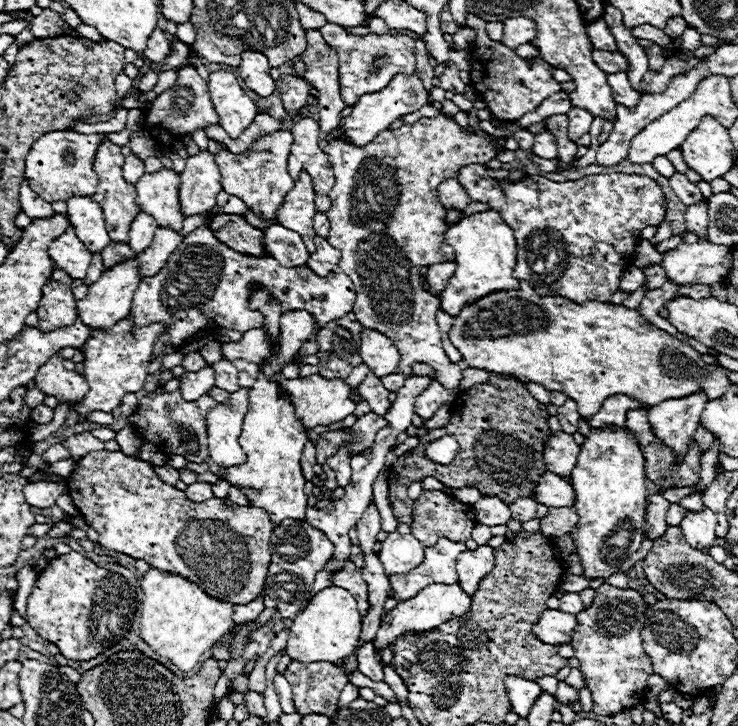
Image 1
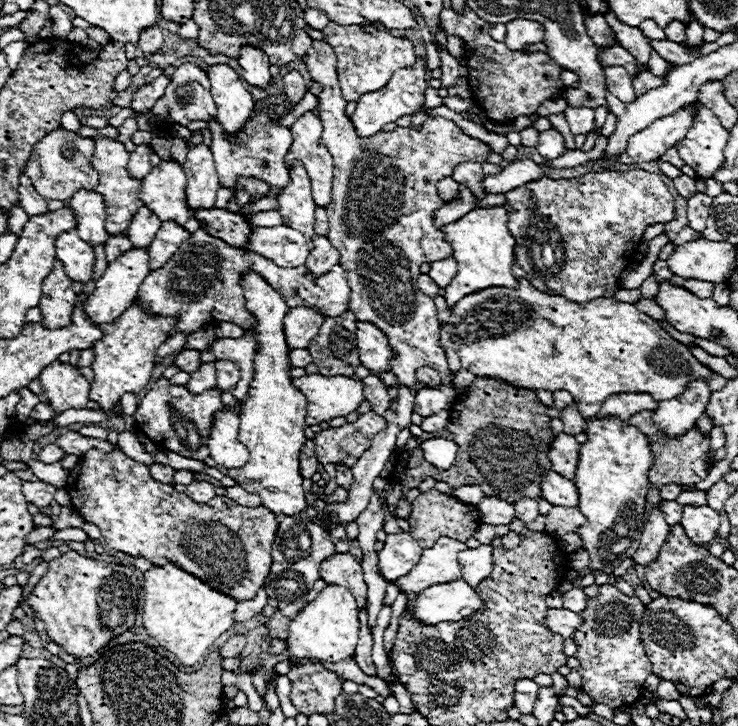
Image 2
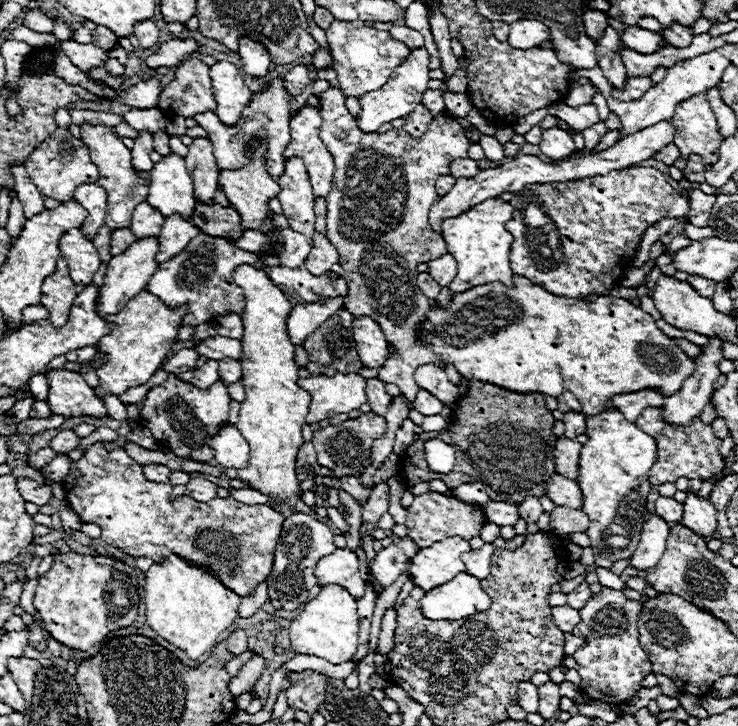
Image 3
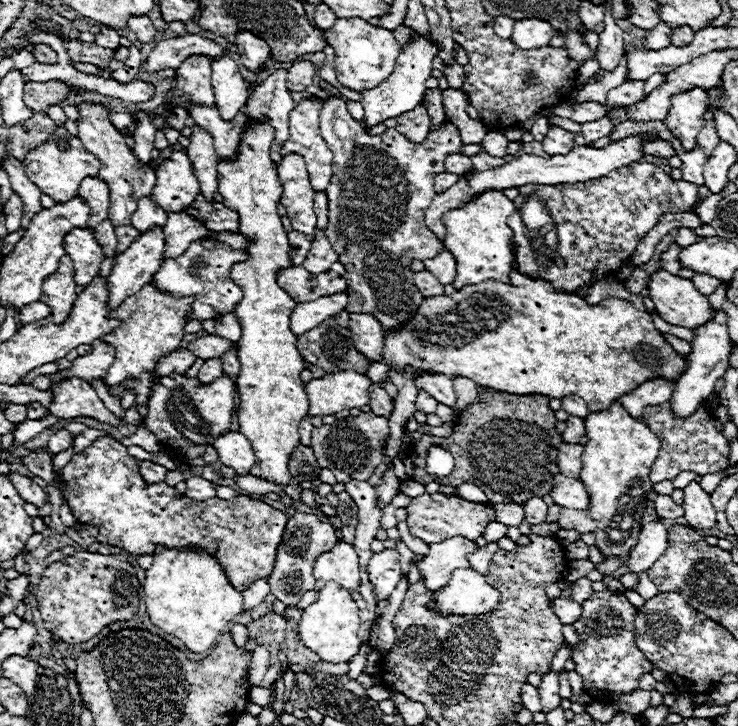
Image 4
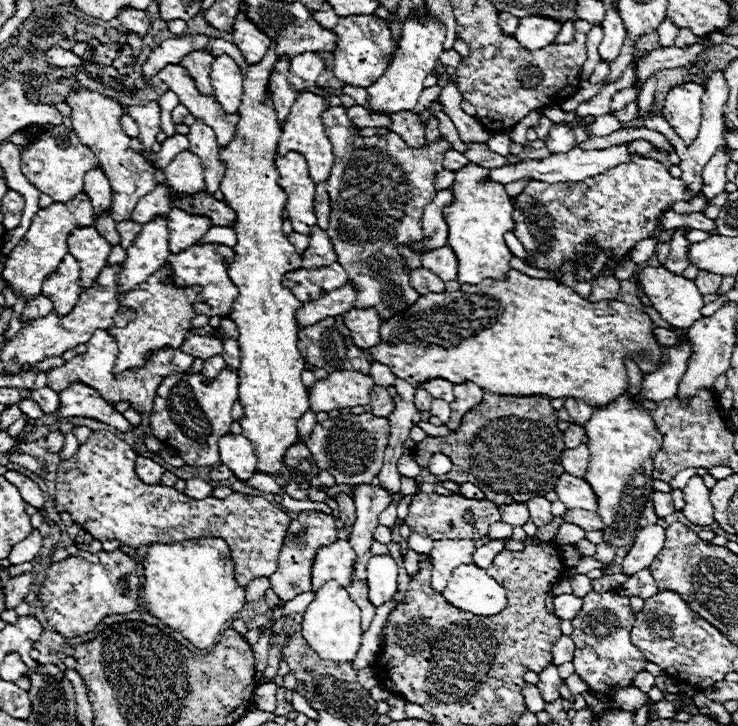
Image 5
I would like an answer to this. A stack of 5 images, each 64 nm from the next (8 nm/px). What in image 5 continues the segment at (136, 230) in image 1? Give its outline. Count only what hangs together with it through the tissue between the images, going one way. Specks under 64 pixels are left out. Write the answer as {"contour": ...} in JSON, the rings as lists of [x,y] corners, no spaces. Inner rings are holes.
{"contour":[[[156,170],[156,180],[158,180],[158,186],[142,196],[132,212],[132,222],[138,222],[138,224],[148,224],[152,222],[154,218],[166,218],[168,212],[170,212],[170,200],[168,200],[168,194],[164,190],[164,176],[162,176],[162,170]]]}

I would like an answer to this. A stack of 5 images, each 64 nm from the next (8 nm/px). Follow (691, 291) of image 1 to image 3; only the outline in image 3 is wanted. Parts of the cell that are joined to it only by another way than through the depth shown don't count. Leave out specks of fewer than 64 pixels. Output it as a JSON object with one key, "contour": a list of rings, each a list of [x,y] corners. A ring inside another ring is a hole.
{"contour":[[[688,276],[688,280],[686,280],[700,296],[712,296],[714,294],[714,288],[716,288],[716,282],[708,282],[706,278],[692,278],[692,276]]]}

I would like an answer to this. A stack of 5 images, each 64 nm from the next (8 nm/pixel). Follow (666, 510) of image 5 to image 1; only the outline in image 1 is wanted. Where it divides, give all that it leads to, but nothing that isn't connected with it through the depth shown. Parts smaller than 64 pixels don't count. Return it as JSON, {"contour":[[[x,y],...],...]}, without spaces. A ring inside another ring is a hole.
{"contour":[[[670,504],[666,522],[668,522],[668,526],[680,526],[680,522],[684,520],[684,516],[686,516],[686,510],[684,510],[682,506],[678,506],[678,504]]]}

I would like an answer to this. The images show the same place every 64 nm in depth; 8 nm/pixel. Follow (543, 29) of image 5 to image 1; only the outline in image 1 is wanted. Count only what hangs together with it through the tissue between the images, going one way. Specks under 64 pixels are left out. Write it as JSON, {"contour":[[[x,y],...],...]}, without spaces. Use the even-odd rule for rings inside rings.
{"contour":[[[518,16],[504,20],[504,36],[502,36],[504,46],[516,48],[520,44],[530,42],[534,36],[536,36],[536,24],[530,18]]]}

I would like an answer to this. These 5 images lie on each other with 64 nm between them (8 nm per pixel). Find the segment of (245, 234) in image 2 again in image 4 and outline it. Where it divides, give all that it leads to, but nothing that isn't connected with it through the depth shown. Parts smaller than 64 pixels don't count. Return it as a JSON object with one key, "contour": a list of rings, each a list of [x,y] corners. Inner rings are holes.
{"contour":[[[196,198],[192,204],[192,210],[186,210],[192,218],[204,224],[210,232],[234,232],[238,234],[238,214],[230,208],[226,208],[220,202],[208,202],[204,198]]]}

